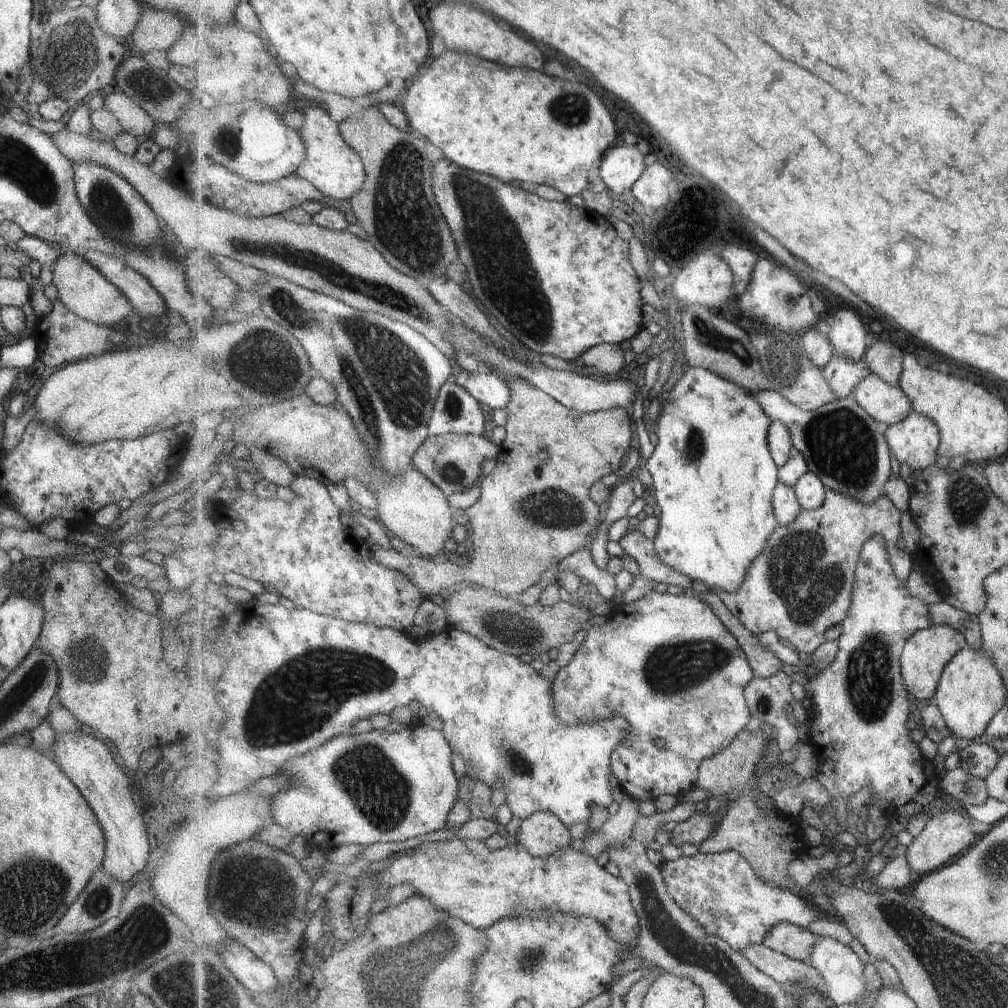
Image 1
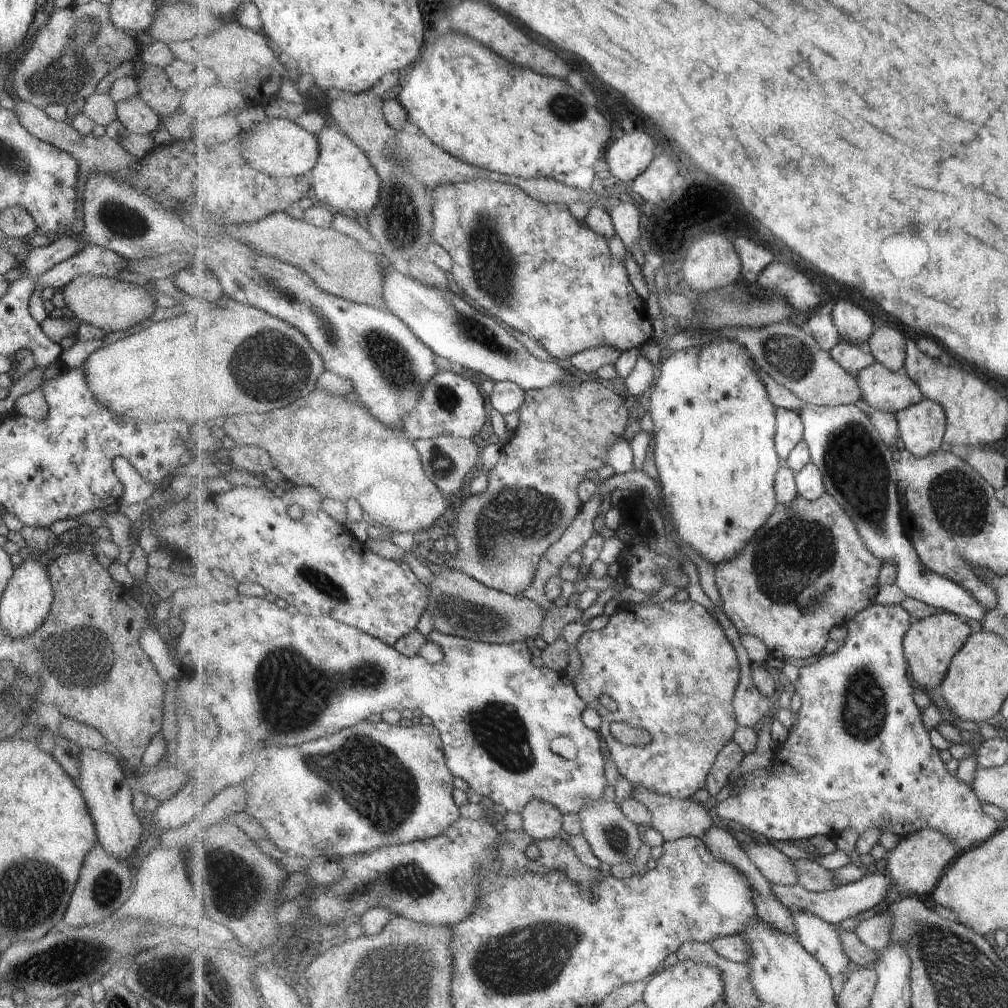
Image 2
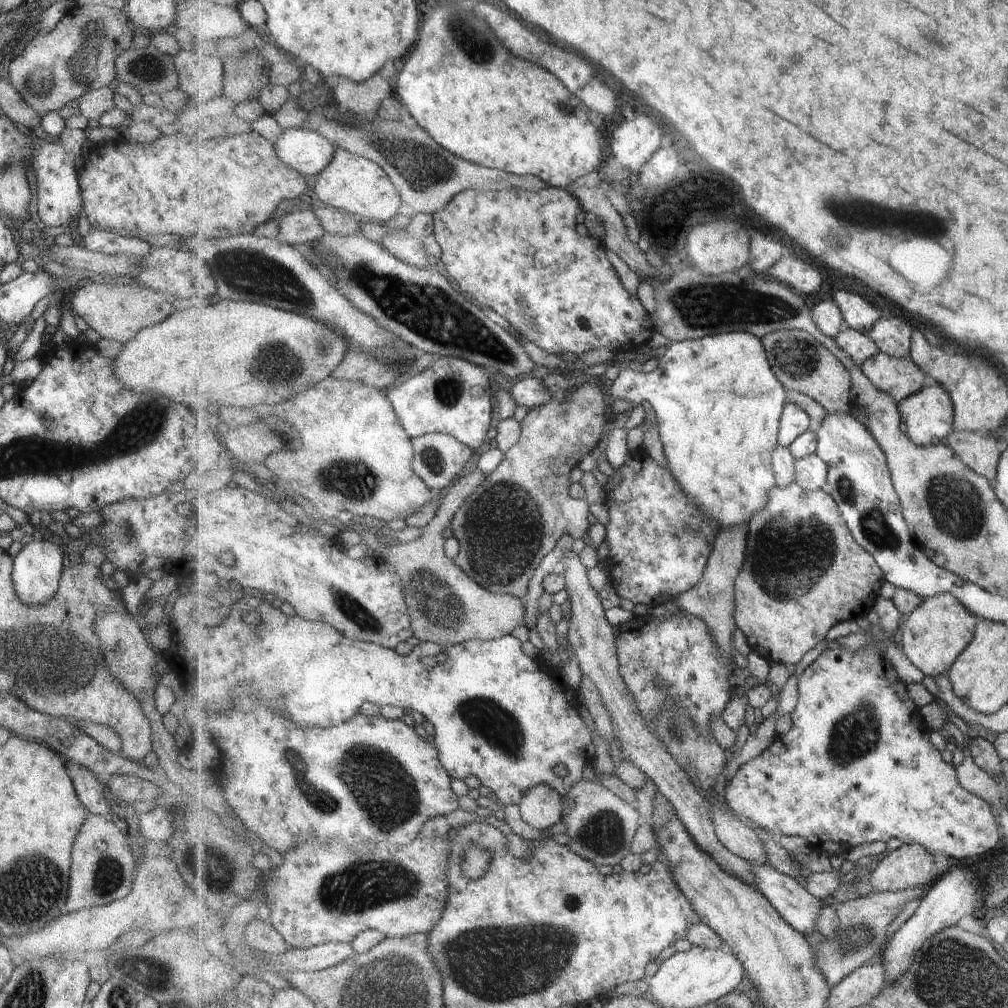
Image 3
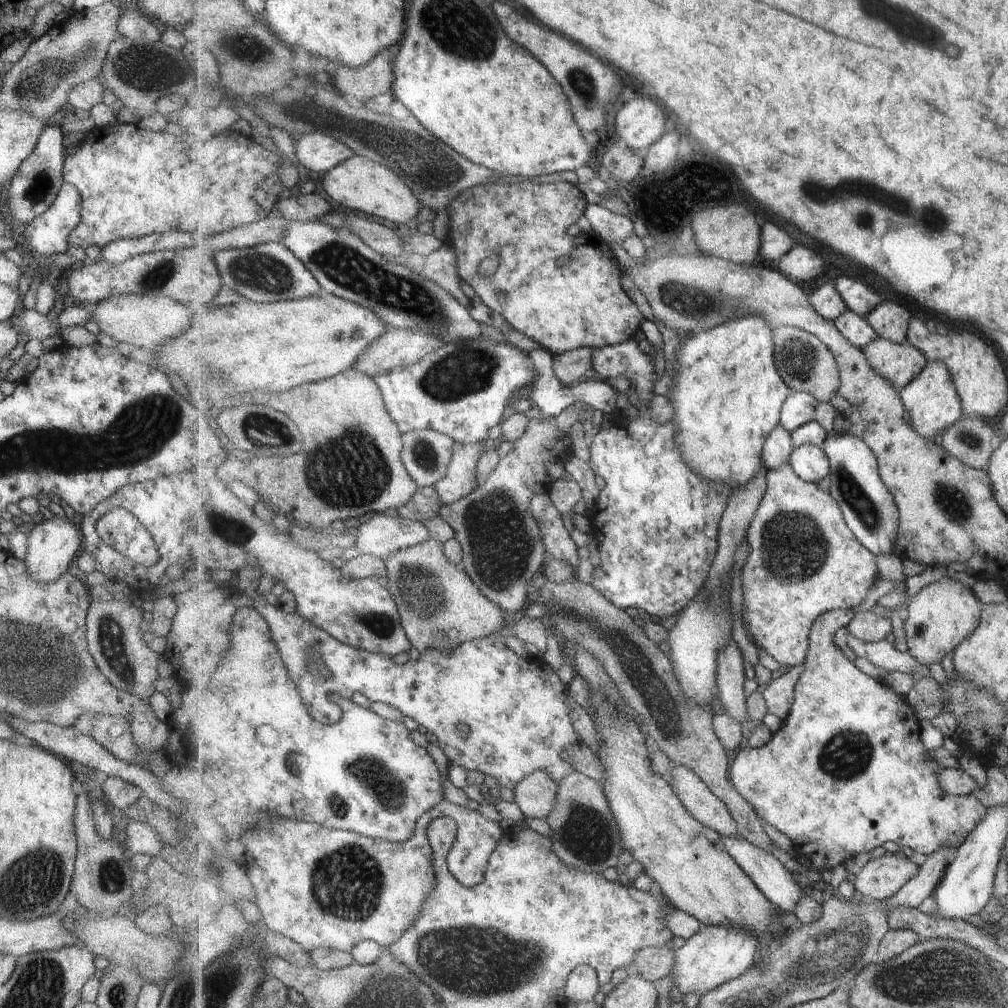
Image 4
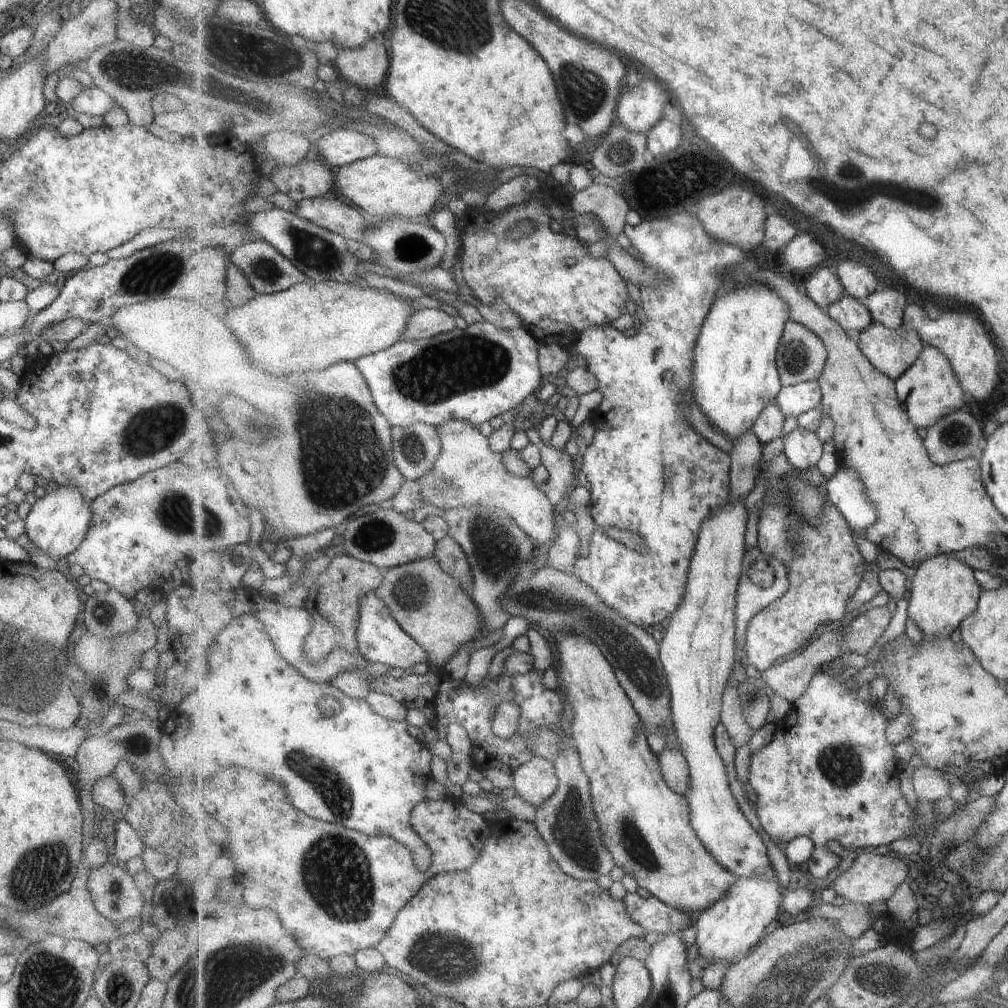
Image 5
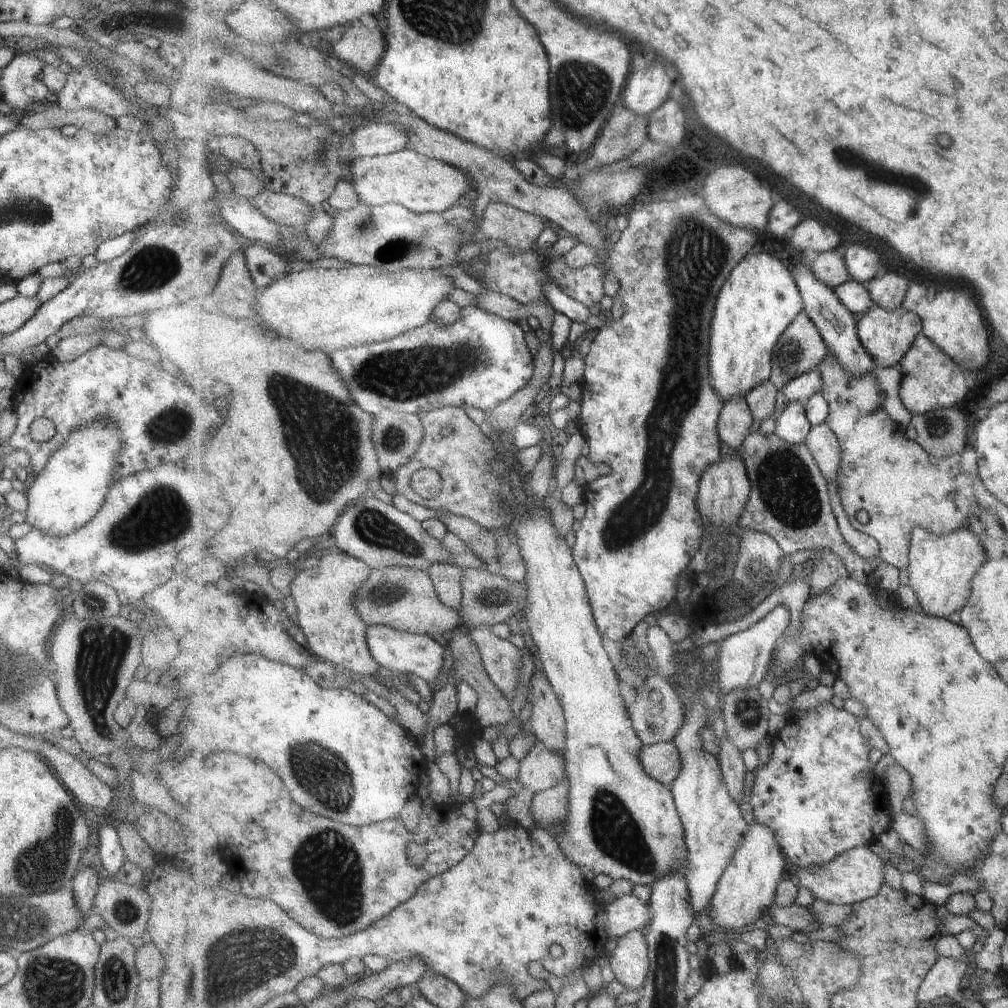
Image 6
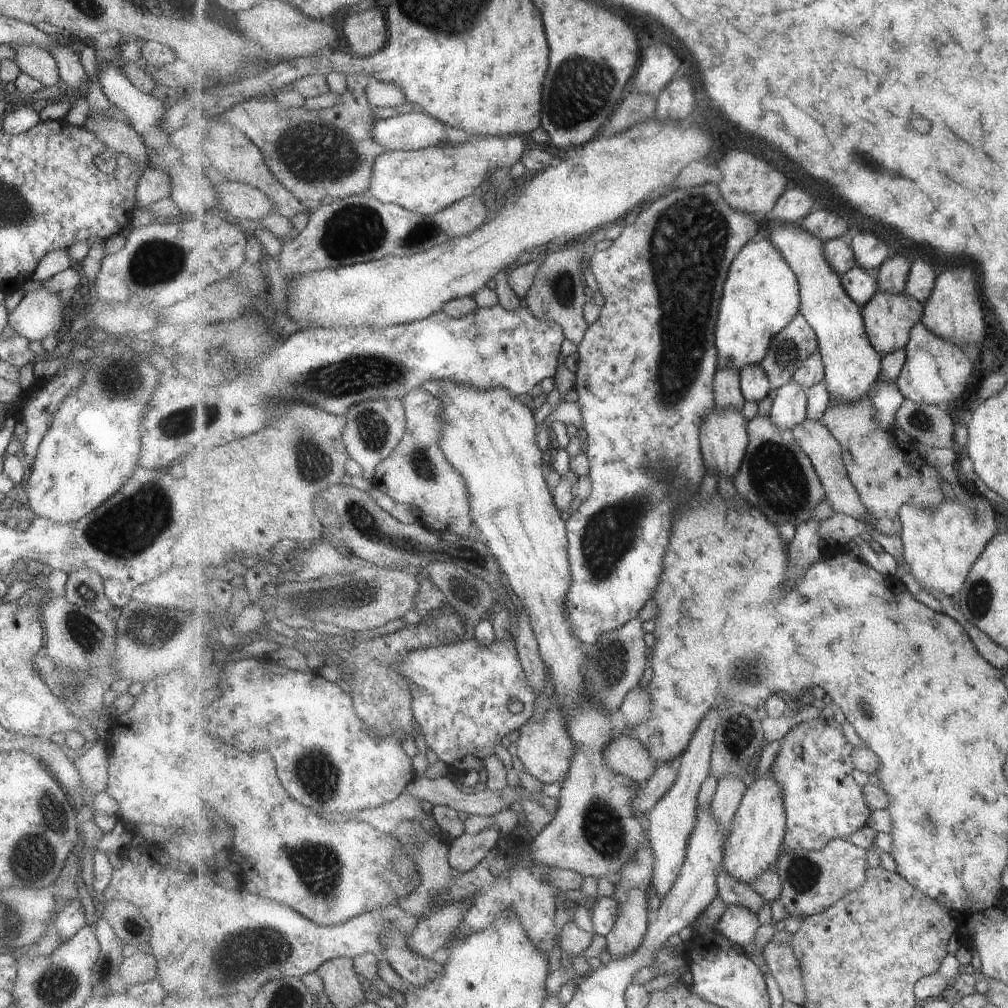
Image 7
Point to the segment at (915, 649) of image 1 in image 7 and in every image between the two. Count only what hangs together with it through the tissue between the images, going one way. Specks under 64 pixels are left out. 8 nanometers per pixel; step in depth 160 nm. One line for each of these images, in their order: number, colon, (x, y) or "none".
2: (931, 644)
3: (934, 635)
4: (943, 614)
5: (944, 592)
6: (942, 567)
7: (942, 545)

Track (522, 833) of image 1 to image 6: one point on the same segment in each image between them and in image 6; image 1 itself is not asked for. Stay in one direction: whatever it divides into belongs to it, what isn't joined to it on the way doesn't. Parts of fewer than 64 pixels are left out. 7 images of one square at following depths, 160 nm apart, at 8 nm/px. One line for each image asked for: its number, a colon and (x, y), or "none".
2: (542, 820)
3: (542, 807)
4: (536, 796)
5: (536, 781)
6: (543, 769)

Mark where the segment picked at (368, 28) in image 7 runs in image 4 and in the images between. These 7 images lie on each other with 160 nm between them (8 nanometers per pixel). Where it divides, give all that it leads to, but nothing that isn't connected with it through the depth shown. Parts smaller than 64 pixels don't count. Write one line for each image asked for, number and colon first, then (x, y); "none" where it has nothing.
4: (377, 78)
5: (367, 66)
6: (359, 47)

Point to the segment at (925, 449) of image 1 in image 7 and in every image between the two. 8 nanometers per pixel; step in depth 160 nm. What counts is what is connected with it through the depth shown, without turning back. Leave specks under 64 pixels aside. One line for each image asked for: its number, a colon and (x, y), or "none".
2: (922, 427)
3: (929, 415)
4: (932, 401)
5: (930, 389)
6: (931, 380)
7: (936, 372)

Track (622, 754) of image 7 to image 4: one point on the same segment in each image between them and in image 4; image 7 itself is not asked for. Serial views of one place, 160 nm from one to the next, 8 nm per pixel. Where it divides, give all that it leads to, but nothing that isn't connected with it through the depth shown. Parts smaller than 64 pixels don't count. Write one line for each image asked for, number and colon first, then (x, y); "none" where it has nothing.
4: (702, 802)
5: (674, 766)
6: (662, 761)

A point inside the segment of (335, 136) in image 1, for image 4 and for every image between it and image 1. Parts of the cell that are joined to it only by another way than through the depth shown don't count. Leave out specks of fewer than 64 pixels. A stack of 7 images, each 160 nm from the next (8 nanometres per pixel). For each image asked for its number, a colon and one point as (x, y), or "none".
2: (344, 177)
3: (355, 184)
4: (361, 184)

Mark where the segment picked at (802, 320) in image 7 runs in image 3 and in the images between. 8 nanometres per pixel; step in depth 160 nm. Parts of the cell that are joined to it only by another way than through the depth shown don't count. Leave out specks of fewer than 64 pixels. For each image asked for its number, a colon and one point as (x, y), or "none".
3: (800, 361)
4: (805, 362)
5: (802, 355)
6: (801, 349)

